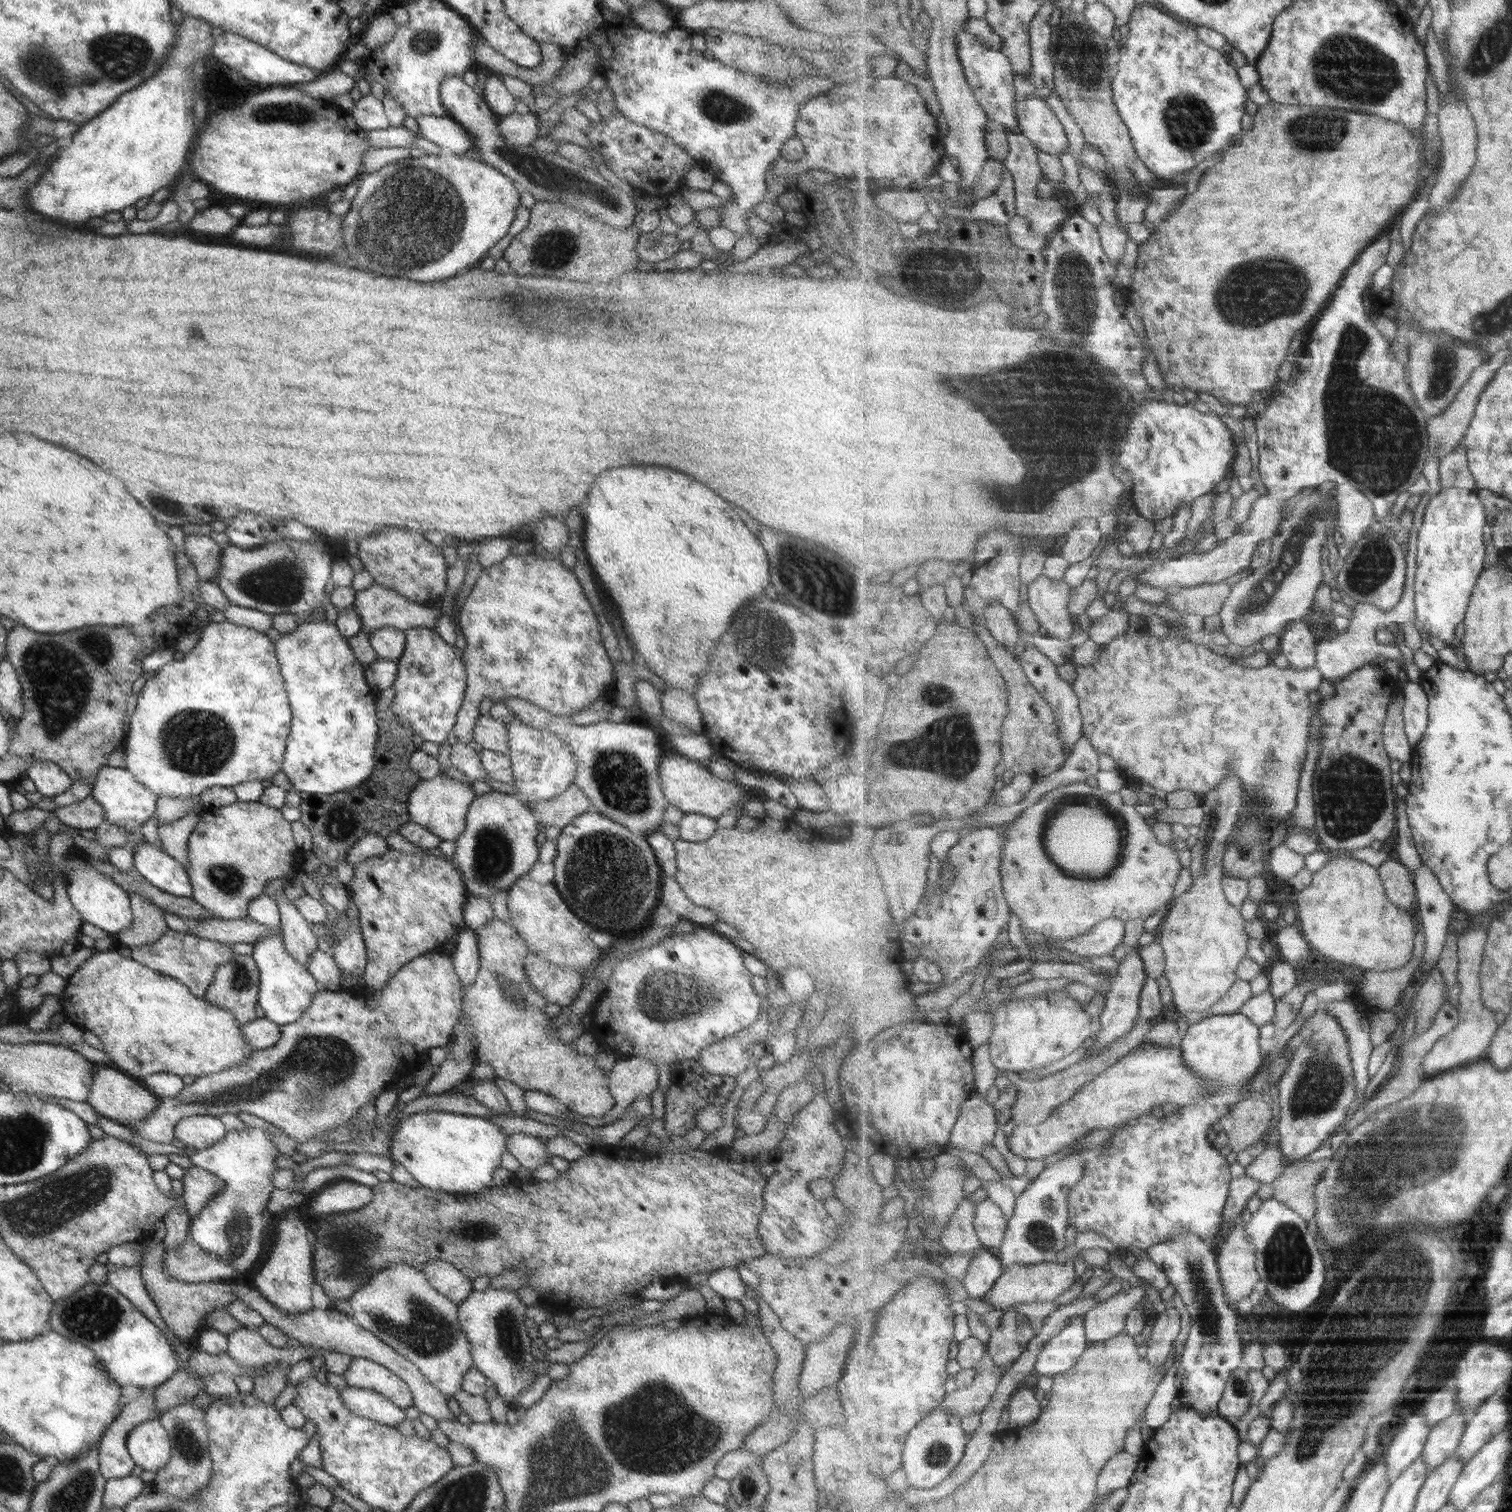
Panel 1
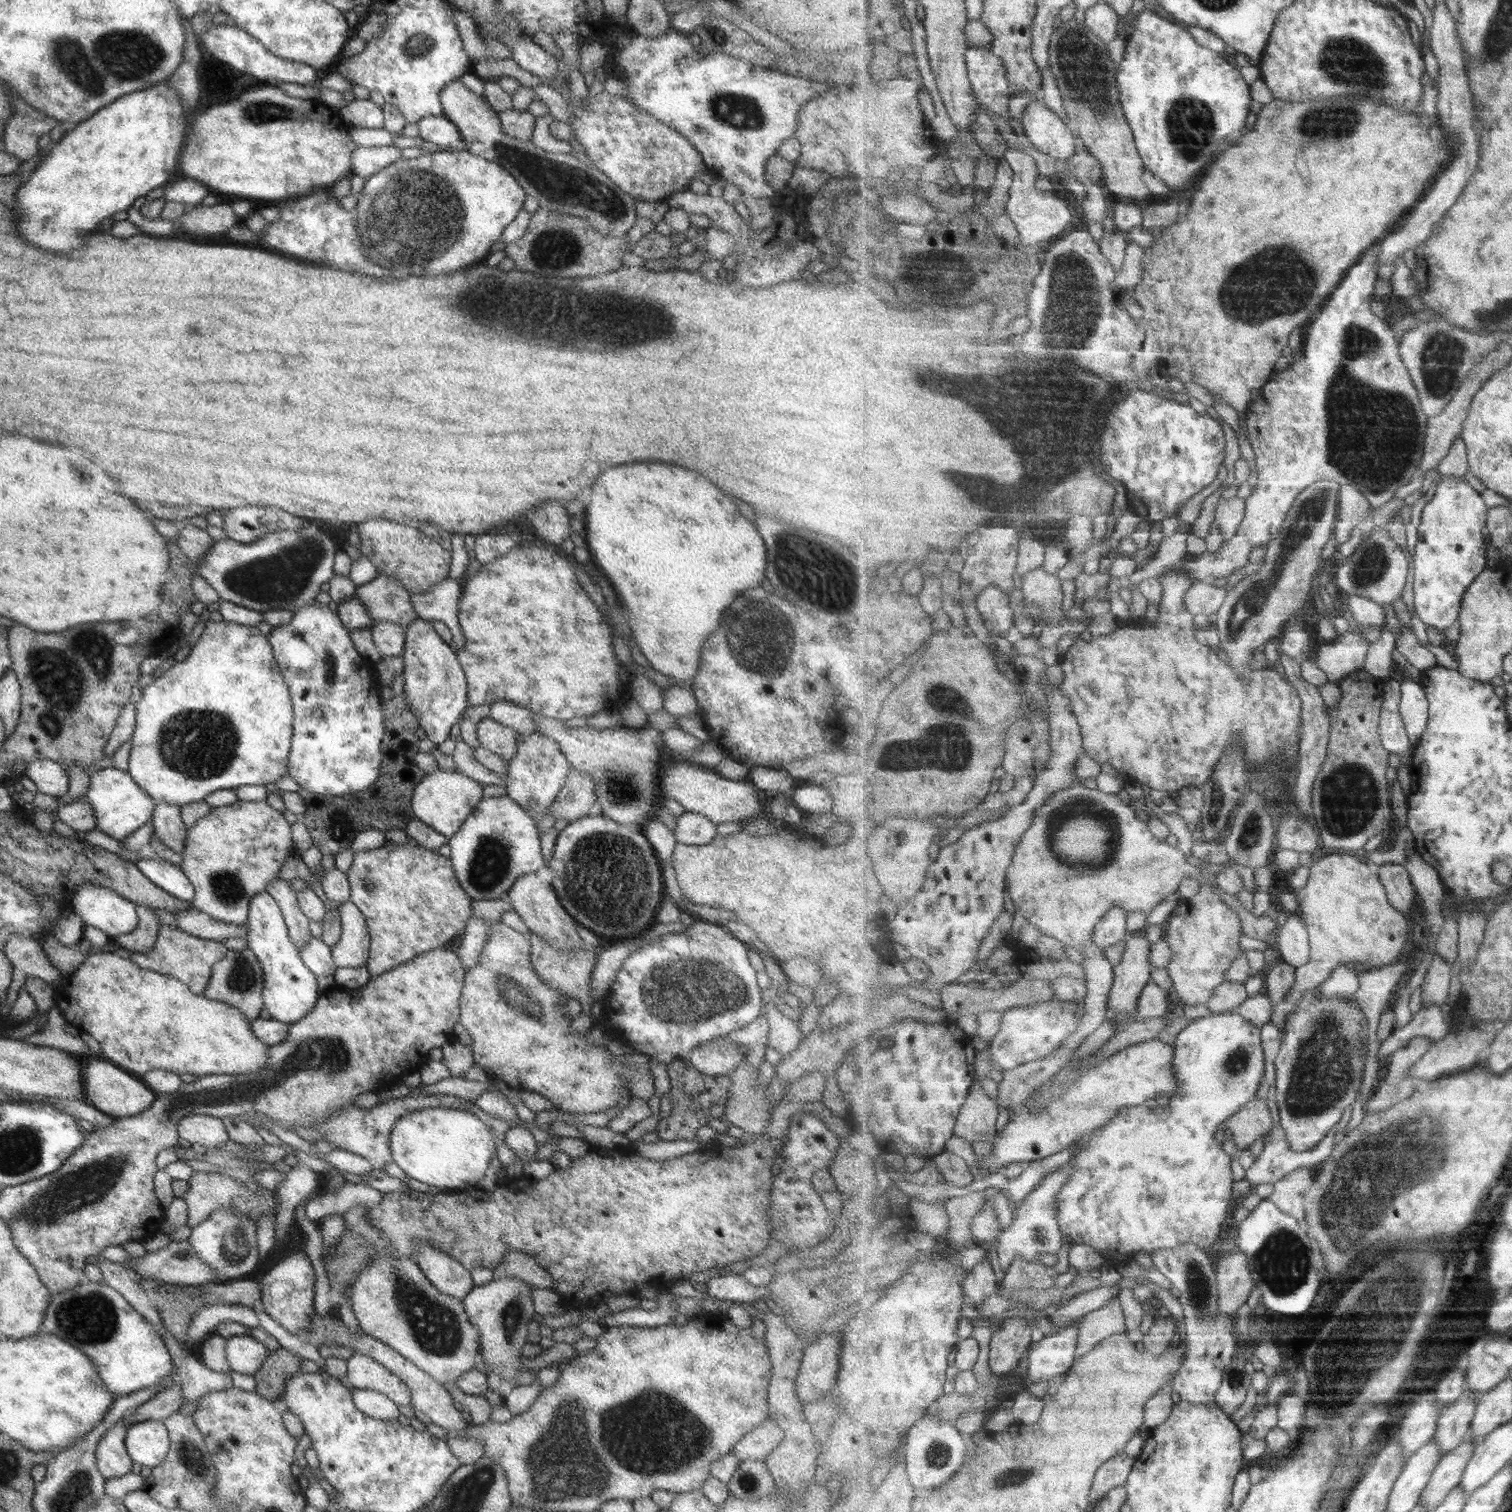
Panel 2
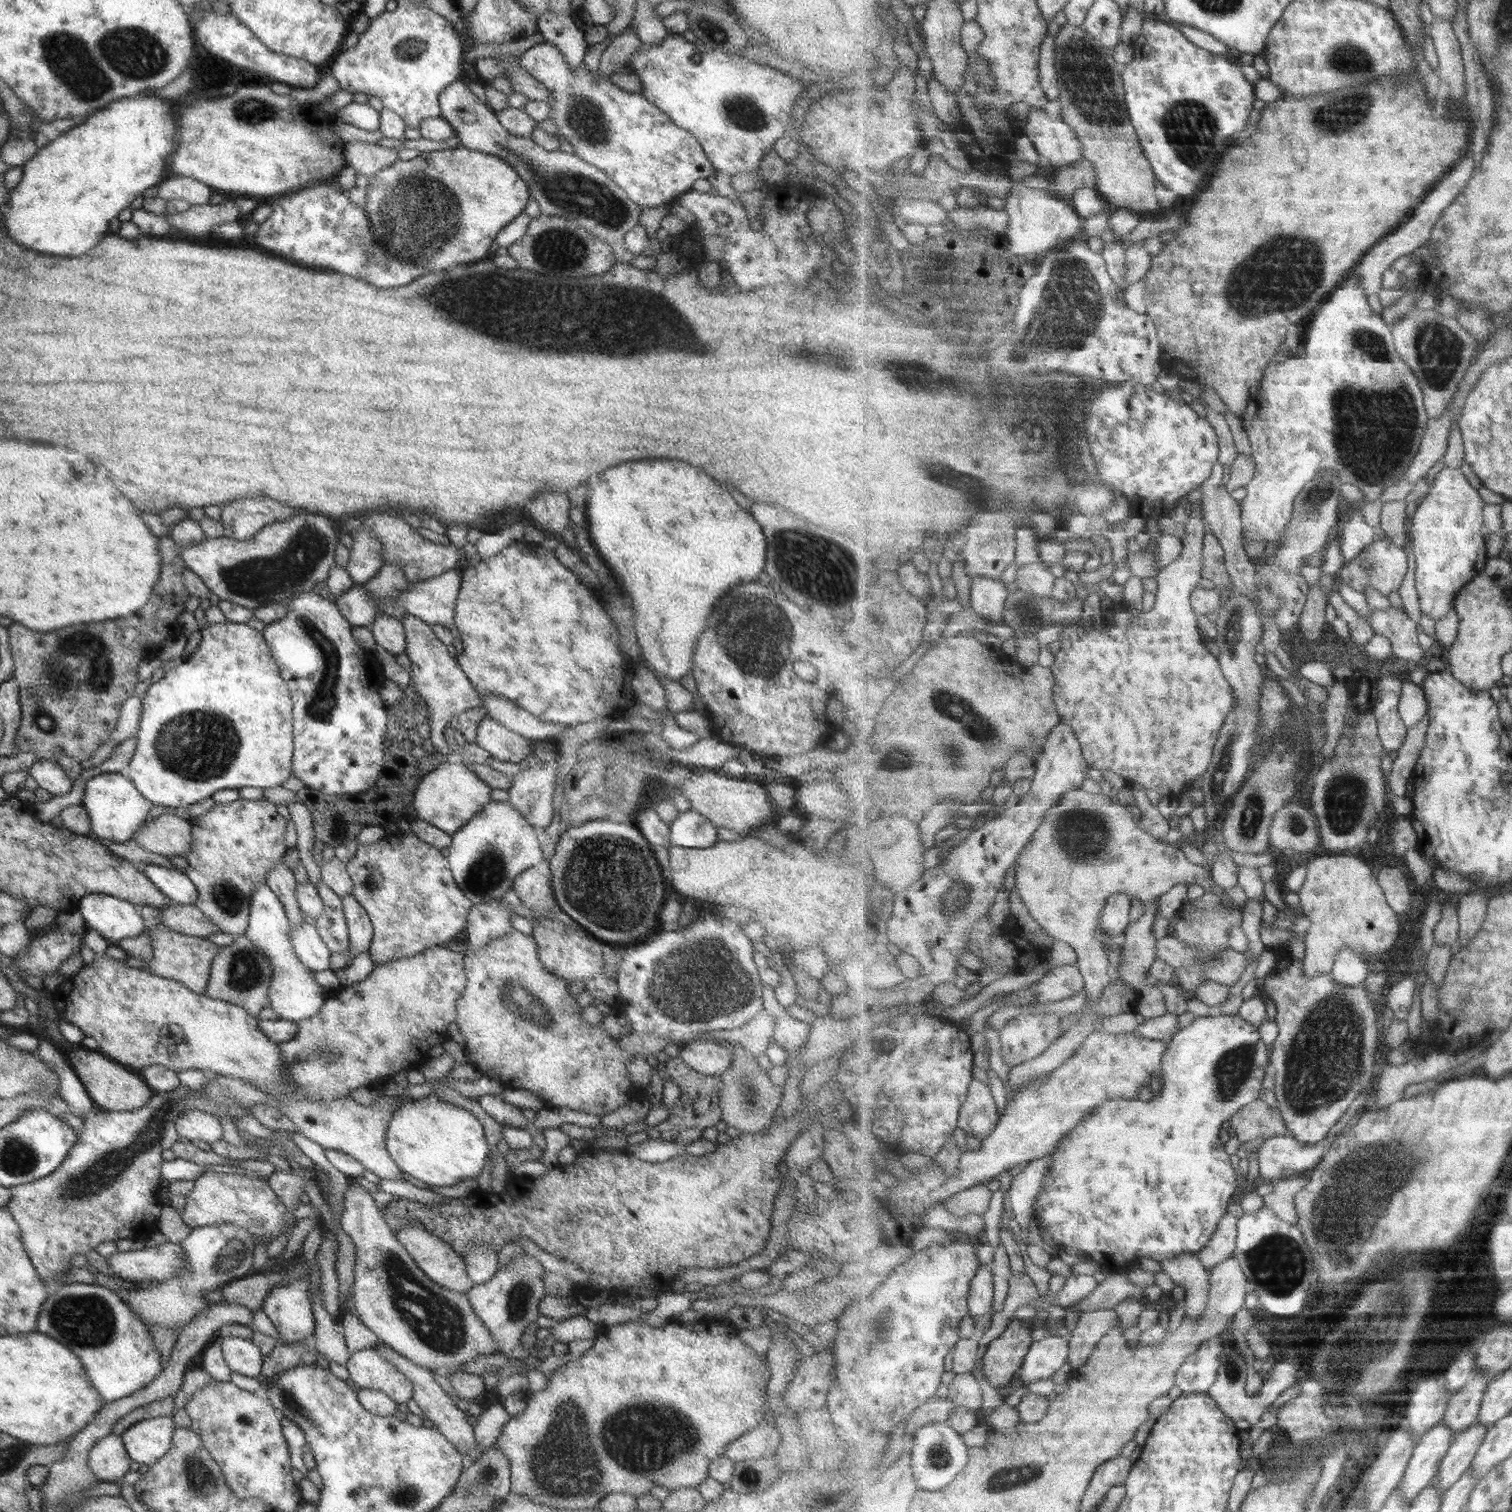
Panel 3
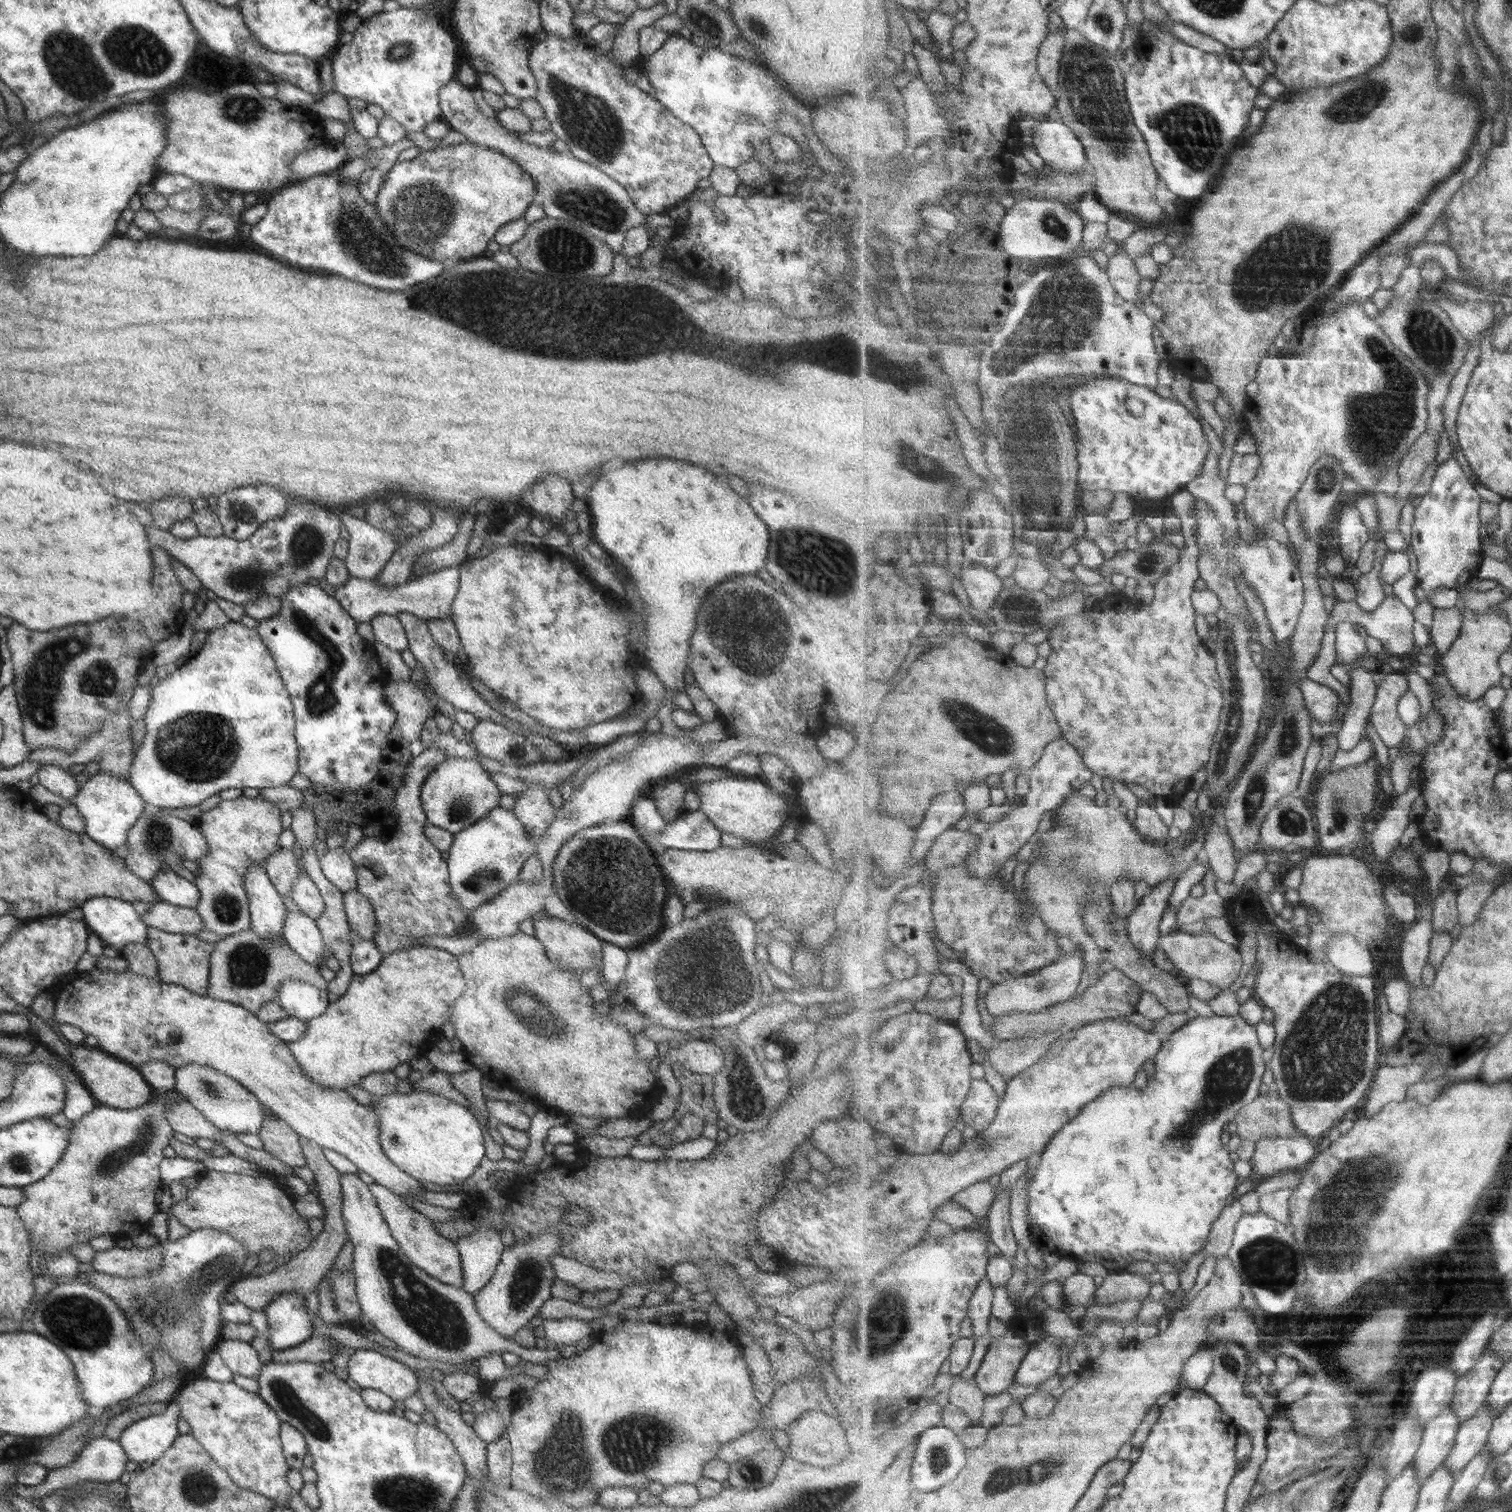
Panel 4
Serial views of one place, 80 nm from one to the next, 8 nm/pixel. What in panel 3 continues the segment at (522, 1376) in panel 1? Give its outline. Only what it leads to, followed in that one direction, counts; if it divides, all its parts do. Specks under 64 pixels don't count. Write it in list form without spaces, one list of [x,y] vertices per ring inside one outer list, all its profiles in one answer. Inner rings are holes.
[[[525,1254],[524,1257],[514,1259],[512,1265],[497,1271],[481,1286],[472,1286],[465,1294],[474,1316],[489,1331],[496,1350],[501,1354],[509,1355],[510,1350],[520,1344],[520,1336],[527,1325],[539,1316],[538,1304],[545,1294],[539,1279],[541,1271],[541,1265]]]

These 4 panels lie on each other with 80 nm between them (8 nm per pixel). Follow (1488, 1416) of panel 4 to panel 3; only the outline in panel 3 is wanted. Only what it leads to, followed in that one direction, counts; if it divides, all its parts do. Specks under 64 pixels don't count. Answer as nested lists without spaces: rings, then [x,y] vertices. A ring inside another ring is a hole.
[[[1476,1422],[1469,1430],[1460,1432],[1456,1435],[1453,1446],[1443,1462],[1436,1478],[1439,1481],[1437,1487],[1443,1496],[1455,1483],[1457,1483],[1465,1473],[1467,1473],[1477,1458],[1485,1437],[1487,1436],[1489,1426],[1482,1422]]]

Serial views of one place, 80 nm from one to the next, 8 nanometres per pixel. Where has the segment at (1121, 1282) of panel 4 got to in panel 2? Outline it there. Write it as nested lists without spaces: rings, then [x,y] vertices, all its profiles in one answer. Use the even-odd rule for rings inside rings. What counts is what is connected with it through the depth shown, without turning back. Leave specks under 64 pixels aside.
[[[1119,1283],[1118,1287],[1119,1289],[1117,1289],[1115,1285],[1099,1287],[1078,1294],[1066,1303],[1061,1304],[1061,1306],[1047,1317],[1061,1329],[1064,1325],[1068,1324],[1068,1322],[1077,1322],[1082,1316],[1105,1306],[1105,1303],[1108,1303],[1113,1299],[1119,1299],[1118,1296],[1123,1288],[1119,1286]]]

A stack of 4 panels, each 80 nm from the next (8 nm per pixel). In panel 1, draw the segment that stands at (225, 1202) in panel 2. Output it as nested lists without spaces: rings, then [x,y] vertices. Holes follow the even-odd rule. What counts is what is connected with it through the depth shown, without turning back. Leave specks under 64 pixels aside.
[[[192,1165],[184,1169],[184,1175],[180,1178],[182,1182],[182,1195],[184,1208],[190,1220],[196,1217],[201,1207],[224,1185],[214,1174]]]

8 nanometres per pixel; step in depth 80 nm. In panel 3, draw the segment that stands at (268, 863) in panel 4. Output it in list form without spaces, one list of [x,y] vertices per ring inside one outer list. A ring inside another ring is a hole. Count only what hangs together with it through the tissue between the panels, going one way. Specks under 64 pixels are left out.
[[[280,858],[277,864],[267,873],[265,884],[283,905],[290,928],[296,928],[305,921],[301,916],[294,893],[298,883],[293,879],[292,871],[289,871],[282,861],[283,859]]]

